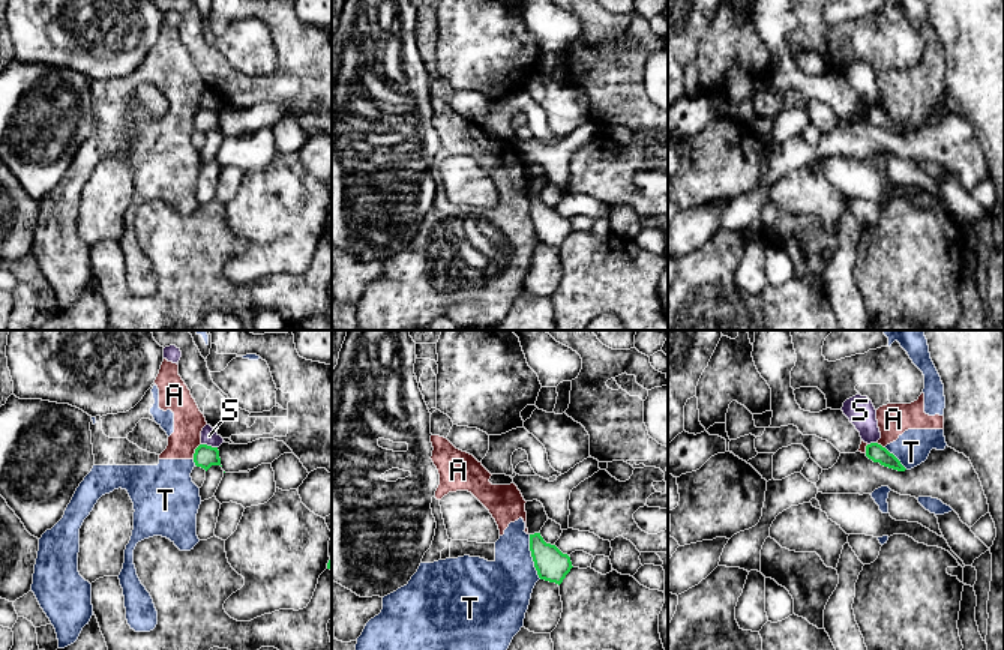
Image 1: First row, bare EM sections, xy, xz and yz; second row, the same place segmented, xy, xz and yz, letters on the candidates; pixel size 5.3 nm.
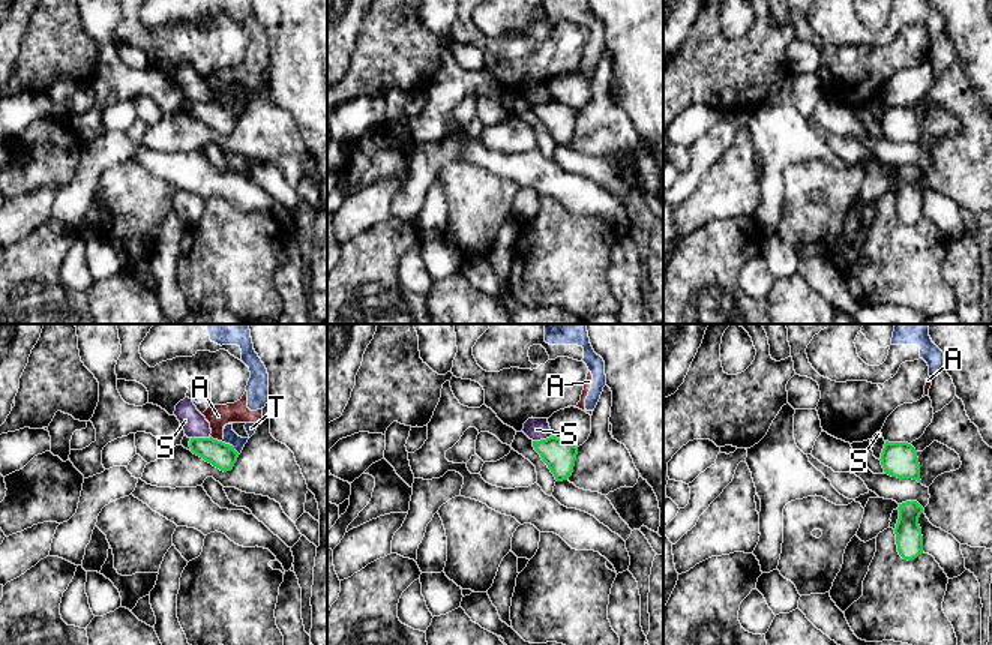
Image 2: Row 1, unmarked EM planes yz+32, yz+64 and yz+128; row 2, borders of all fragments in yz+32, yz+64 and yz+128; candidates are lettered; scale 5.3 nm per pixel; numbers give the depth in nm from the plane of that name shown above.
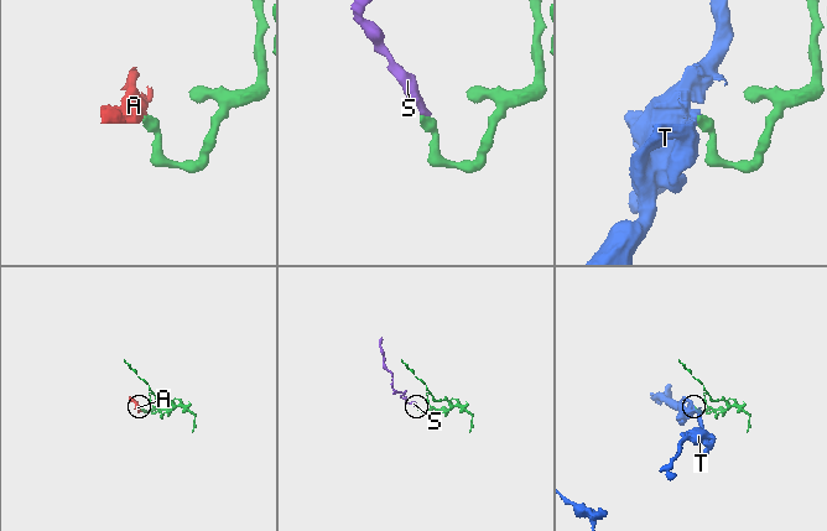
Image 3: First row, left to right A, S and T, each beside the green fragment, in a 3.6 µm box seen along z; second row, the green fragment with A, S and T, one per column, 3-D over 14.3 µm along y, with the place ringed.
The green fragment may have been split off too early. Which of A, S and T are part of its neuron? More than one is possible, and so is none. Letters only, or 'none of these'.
none of these

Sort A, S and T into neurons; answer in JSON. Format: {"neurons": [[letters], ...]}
{"neurons": [["A", "T"], ["S"]]}

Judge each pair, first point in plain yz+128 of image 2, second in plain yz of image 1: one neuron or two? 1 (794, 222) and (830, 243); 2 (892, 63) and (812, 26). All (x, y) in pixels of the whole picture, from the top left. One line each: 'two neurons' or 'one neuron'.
1: two neurons
2: one neuron

